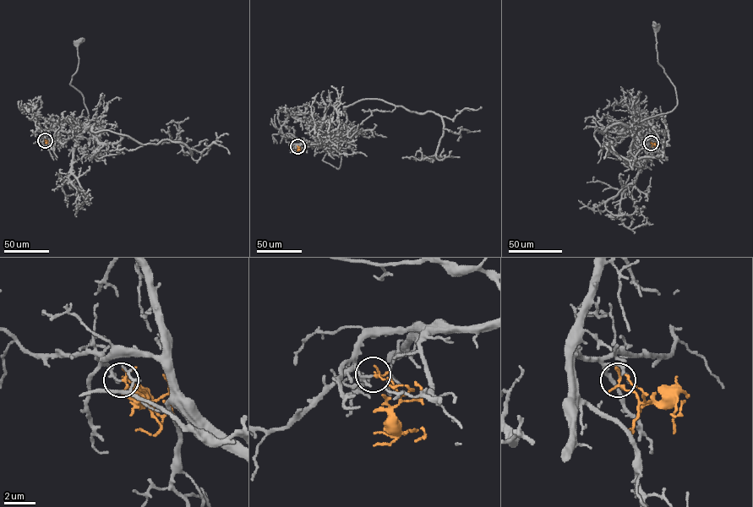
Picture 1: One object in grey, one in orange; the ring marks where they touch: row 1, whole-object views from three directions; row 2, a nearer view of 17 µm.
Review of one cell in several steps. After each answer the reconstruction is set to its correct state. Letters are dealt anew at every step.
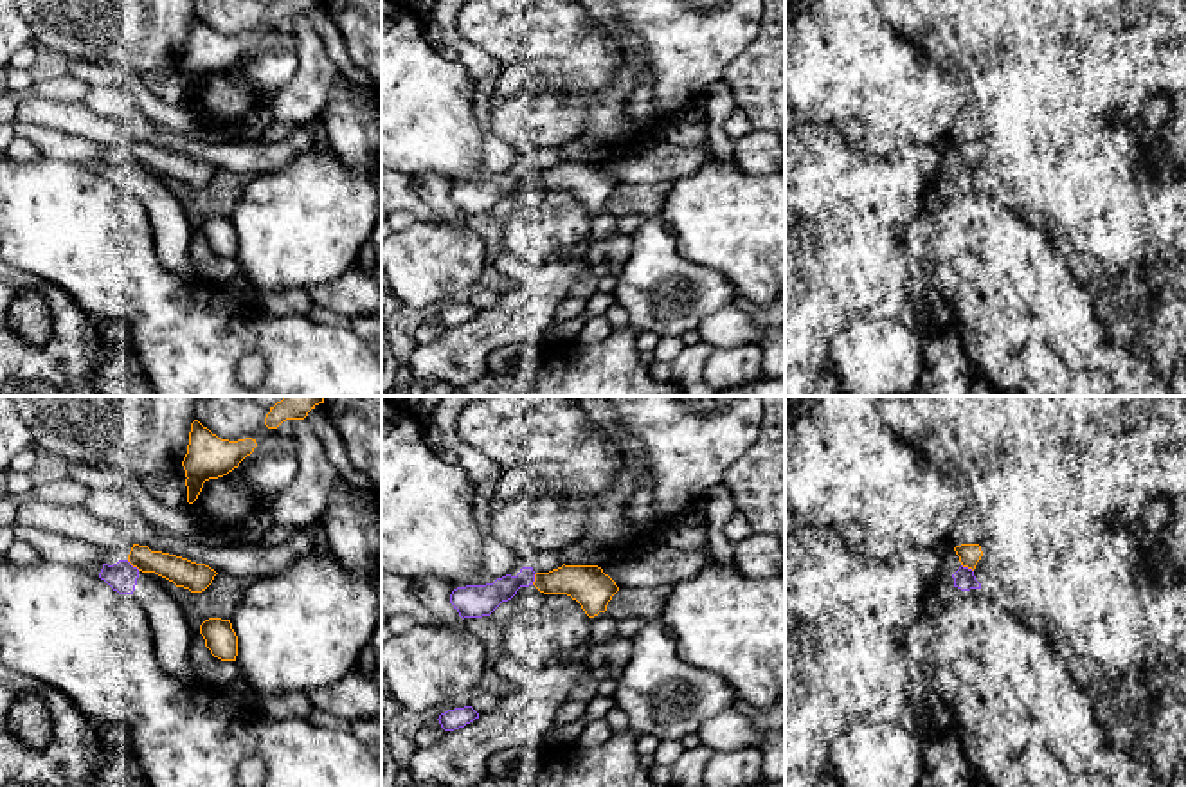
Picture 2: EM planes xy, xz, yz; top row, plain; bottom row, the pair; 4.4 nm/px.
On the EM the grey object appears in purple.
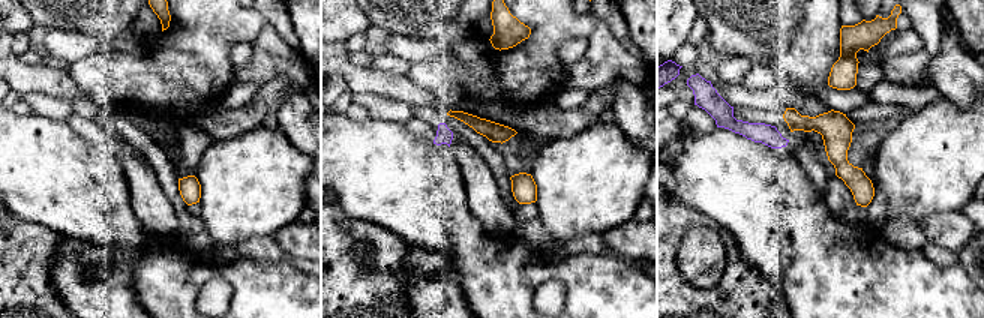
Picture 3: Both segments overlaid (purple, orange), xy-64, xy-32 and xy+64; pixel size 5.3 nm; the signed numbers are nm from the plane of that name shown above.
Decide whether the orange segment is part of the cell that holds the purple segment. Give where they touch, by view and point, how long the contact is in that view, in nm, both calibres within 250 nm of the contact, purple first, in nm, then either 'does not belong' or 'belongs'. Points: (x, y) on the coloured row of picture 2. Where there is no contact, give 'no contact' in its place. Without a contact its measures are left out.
meets purple in xy at (132, 566); contact 80 nm long; 140 nm thick on the purple side, 130 nm on the other; does not belong

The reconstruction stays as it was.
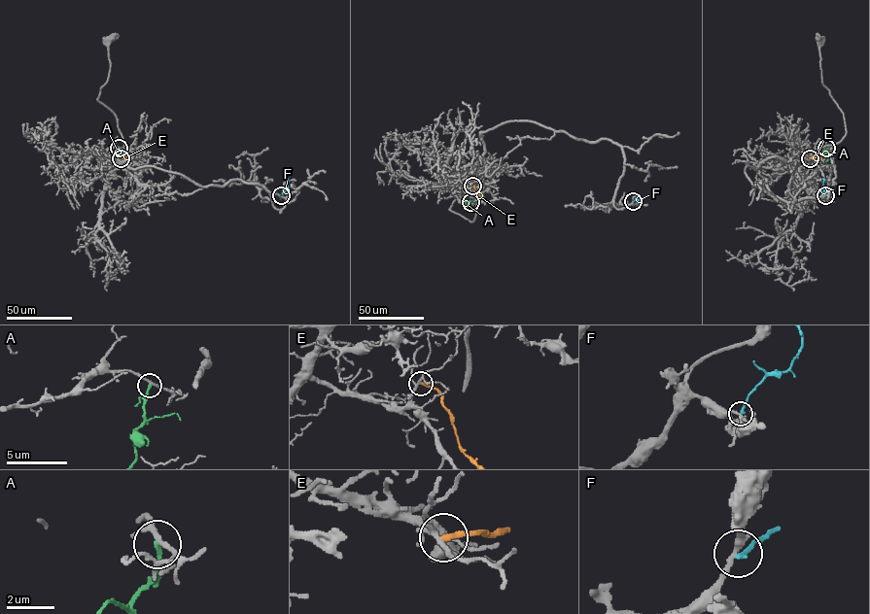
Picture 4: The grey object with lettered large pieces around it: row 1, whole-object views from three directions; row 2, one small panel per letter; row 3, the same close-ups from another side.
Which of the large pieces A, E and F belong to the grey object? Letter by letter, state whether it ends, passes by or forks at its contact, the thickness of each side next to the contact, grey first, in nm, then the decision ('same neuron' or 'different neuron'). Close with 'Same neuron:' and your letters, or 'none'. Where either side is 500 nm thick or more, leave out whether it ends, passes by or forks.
A: it ends there; 200 nm thick on the grey side, 240 nm on the other; different neuron
E: it ends there; 180 nm thick on the grey side, 190 nm on the other; different neuron
F: it ends there; 260 nm thick on the grey side, 190 nm on the other; different neuron
Same neuron: none

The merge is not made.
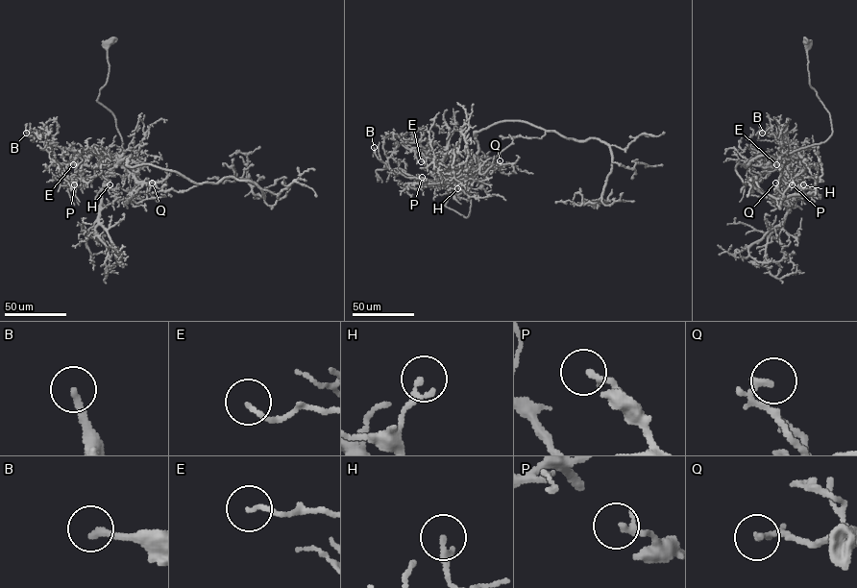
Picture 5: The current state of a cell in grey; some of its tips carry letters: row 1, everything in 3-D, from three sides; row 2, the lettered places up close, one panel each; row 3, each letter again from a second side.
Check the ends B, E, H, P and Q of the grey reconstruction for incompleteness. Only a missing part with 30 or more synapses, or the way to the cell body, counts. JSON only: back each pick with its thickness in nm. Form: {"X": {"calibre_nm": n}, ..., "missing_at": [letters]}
{"B": {"calibre_nm": 240}, "missing_at": ["B"]}

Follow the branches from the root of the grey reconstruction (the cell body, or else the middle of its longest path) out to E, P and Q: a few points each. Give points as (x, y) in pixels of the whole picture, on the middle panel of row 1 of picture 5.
E: (454, 193), (445, 206), (467, 217), (470, 165), (452, 171), (430, 159), (421, 161)
P: (454, 193), (445, 206), (467, 217), (470, 165), (454, 175), (445, 174), (434, 181), (422, 177)
Q: (454, 193), (445, 206), (467, 217), (473, 170), (468, 166), (470, 171), (478, 172), (500, 160)

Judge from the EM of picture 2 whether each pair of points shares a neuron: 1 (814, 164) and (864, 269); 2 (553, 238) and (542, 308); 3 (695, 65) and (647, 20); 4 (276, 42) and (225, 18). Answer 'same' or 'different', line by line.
1: same
2: different
3: same
4: same

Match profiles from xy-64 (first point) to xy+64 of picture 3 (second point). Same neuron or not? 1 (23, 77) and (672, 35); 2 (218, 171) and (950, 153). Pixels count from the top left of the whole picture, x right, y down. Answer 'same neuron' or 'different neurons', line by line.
1: different neurons
2: same neuron

